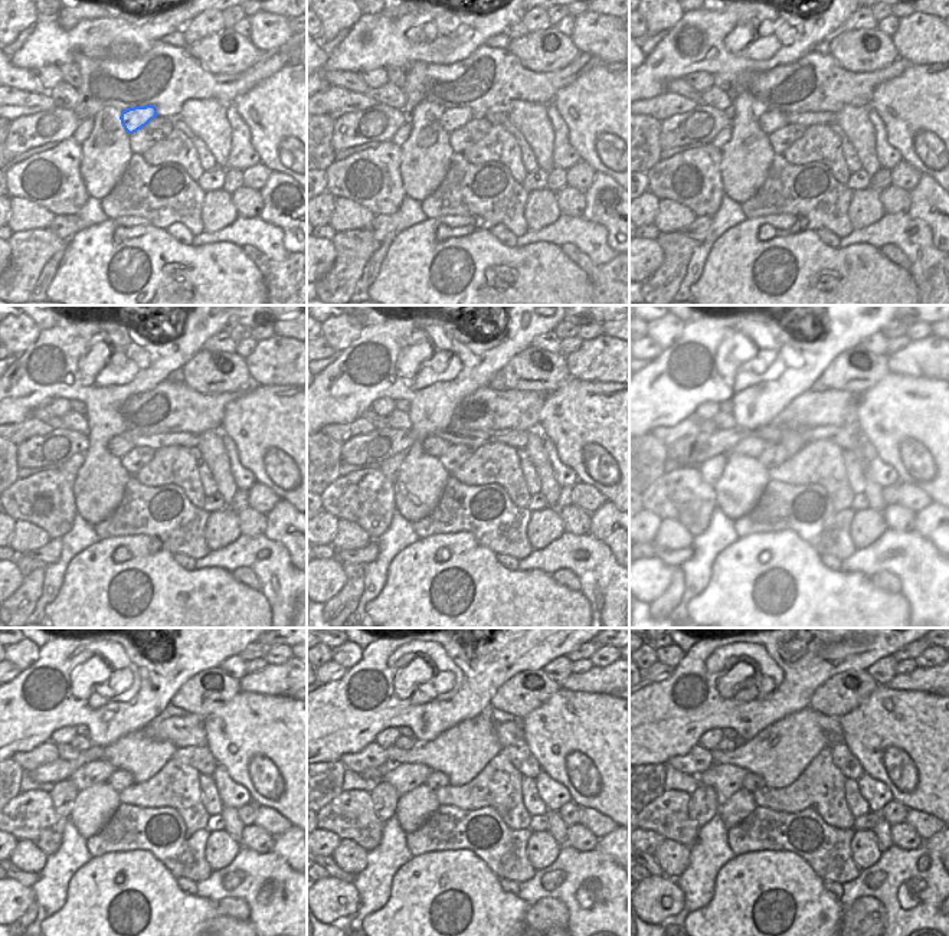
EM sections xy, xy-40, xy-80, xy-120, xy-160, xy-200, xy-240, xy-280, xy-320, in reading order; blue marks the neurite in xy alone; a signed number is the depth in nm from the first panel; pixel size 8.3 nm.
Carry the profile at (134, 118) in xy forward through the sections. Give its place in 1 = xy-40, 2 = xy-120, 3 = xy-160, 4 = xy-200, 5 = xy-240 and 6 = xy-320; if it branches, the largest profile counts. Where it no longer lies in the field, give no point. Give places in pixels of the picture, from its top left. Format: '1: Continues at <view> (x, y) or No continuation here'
1: Continues at xy-40 (454, 118)
2: Continues at xy-120 (117, 445)
3: Continues at xy-160 (432, 445)
4: Continues at xy-200 (752, 447)
5: Continues at xy-240 (90, 774)
6: Continues at xy-320 (725, 779)

